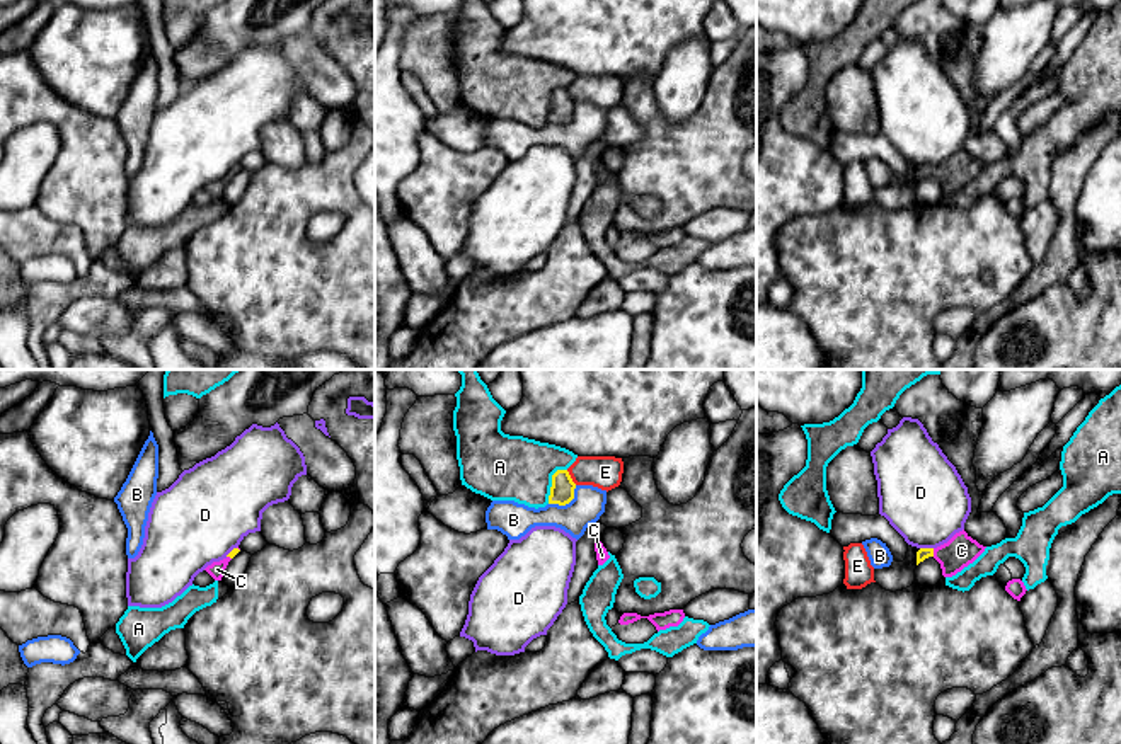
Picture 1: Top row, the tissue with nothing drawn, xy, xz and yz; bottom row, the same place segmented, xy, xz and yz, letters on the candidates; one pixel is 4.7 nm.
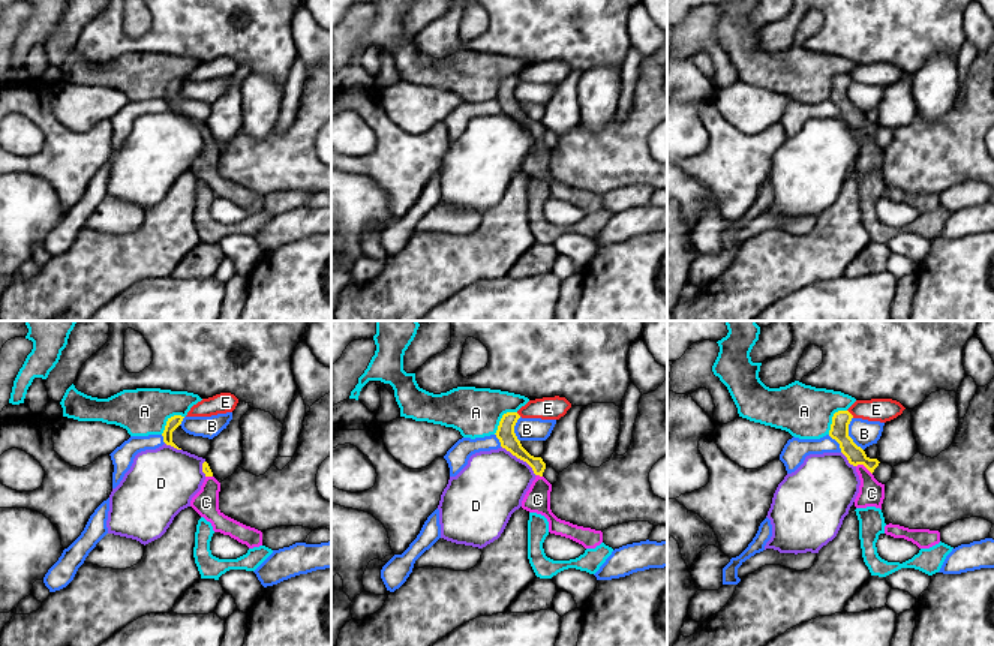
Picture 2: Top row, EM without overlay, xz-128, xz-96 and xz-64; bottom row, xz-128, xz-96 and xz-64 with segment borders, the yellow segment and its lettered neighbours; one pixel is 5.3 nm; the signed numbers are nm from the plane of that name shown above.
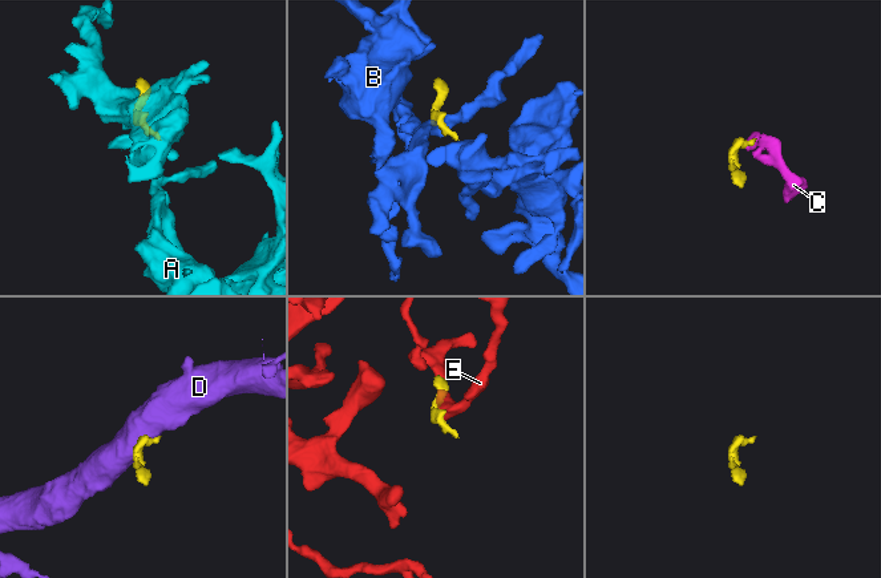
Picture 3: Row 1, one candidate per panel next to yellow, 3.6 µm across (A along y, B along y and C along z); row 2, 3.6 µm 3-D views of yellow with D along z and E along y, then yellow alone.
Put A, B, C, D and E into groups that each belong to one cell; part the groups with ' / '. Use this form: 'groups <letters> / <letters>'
groups A / B / C / D / E

